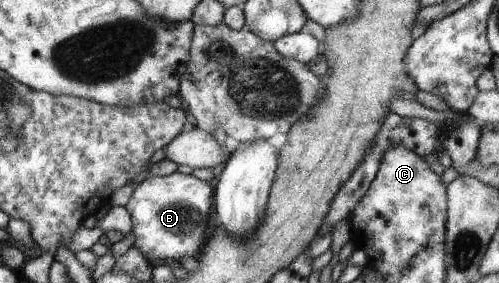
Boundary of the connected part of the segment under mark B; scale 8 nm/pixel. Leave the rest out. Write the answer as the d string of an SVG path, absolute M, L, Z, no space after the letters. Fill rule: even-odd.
M177 171L171 172L167 175L148 175L137 183L134 191L132 192L128 203L124 206L130 215L131 220L131 233L135 238L133 240L133 246L136 246L138 250L143 254L146 262L149 263L151 260L178 260L178 258L182 258L182 256L196 256L198 252L200 252L200 248L202 248L202 244L204 244L204 240L206 240L206 222L208 222L208 212L210 212L210 208L213 206L213 186L203 180L194 178L194 176L184 175L182 173L178 173Z

